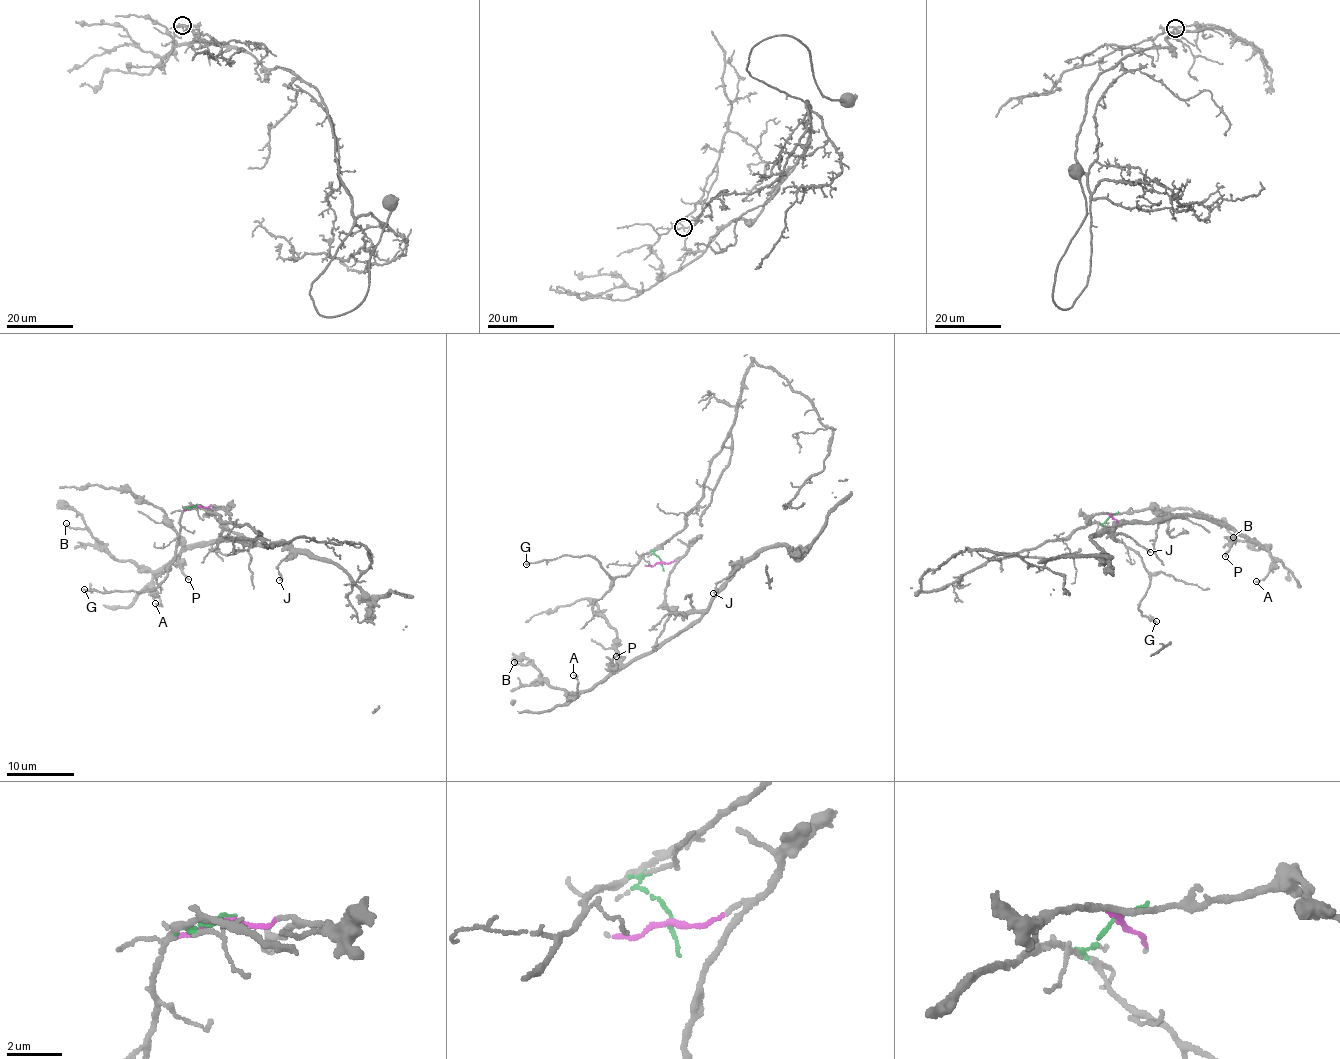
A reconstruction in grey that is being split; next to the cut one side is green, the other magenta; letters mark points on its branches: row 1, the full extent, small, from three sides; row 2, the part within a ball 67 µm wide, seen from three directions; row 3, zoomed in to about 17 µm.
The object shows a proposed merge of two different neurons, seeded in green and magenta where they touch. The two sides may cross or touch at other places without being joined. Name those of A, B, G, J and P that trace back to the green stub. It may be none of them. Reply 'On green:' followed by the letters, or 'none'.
On green: G

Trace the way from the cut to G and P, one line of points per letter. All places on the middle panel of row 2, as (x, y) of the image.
G: (661, 562), (649, 552), (640, 557), (639, 563), (624, 575), (613, 578), (593, 558), (559, 556), (526, 564)
P: (660, 562), (675, 563), (665, 605), (678, 614), (692, 609), (701, 614), (680, 633), (611, 671), (616, 656)

